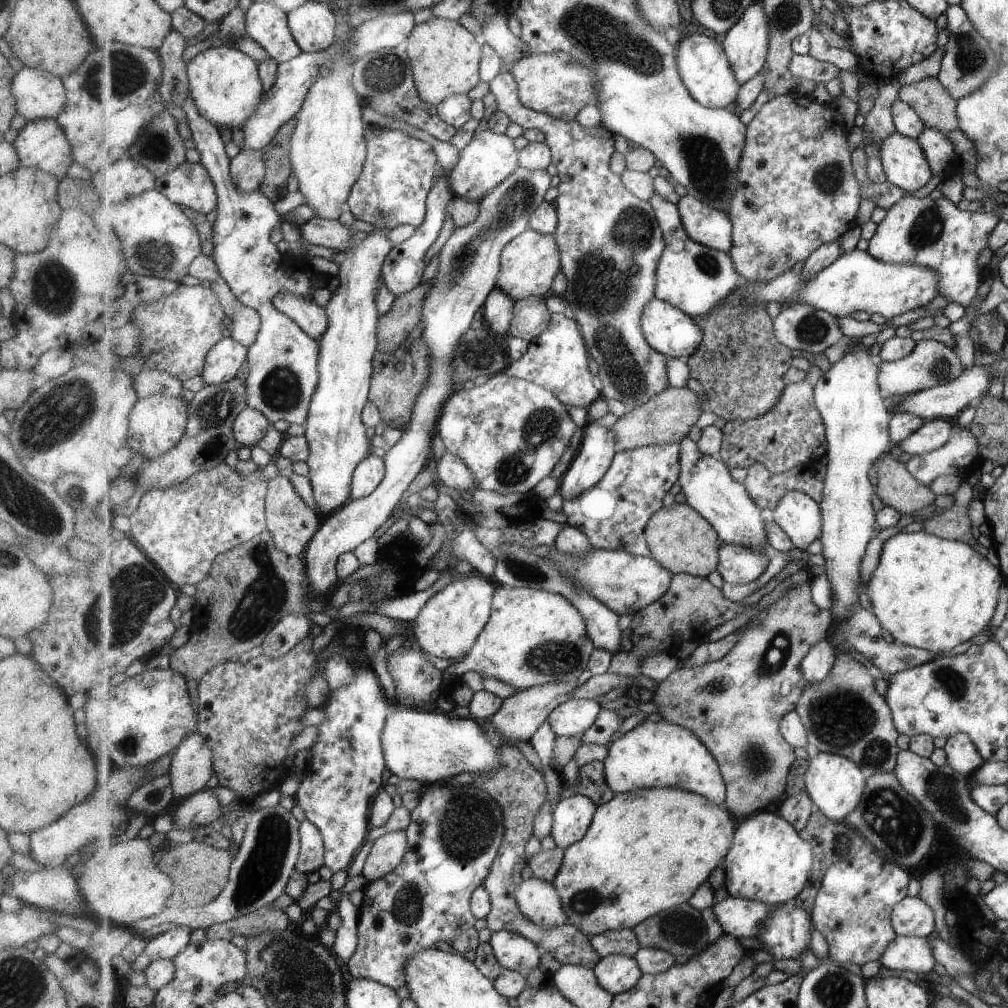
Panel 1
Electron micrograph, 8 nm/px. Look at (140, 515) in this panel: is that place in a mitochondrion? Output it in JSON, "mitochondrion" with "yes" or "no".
{"mitochondrion":"no"}

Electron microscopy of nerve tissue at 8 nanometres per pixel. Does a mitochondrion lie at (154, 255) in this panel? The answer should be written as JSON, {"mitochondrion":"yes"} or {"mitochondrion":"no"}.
{"mitochondrion":"yes"}

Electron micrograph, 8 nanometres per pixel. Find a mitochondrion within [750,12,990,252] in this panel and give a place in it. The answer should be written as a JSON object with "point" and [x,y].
{"point":[968,58]}

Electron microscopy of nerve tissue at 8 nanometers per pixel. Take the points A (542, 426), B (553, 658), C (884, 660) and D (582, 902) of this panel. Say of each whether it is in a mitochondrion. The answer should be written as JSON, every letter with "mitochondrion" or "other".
{"A":"mitochondrion","B":"mitochondrion","C":"other","D":"mitochondrion"}

